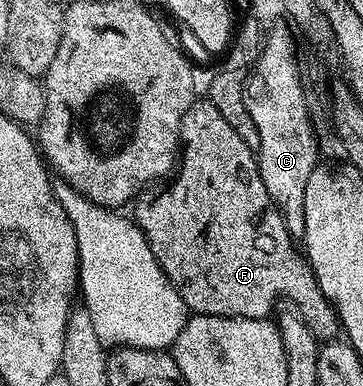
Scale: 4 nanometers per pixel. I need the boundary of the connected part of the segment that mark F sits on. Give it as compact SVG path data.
M206 98L193 99L180 120L180 143L182 151L178 156L176 181L153 200L137 199L134 219L144 231L158 266L178 290L189 313L263 320L273 315L272 307L279 300L288 299L292 303L289 305L310 326L317 341L335 341L341 331L335 307L322 294L316 275L308 264L308 257L288 233L283 214L267 193L259 174L257 153L252 152L242 138L238 138L234 126L230 126L230 122L222 118L218 106Z

